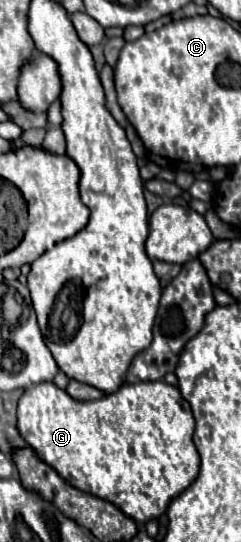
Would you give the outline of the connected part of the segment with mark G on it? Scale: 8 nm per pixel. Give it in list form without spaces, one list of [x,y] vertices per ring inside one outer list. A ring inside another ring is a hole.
[[[41,382],[23,392],[17,408],[17,426],[25,442],[43,462],[57,470],[71,486],[115,504],[135,522],[149,522],[165,514],[169,502],[193,484],[199,474],[199,454],[193,444],[195,420],[189,402],[177,386],[167,382],[123,384],[115,394],[91,402],[75,402],[53,382]]]

